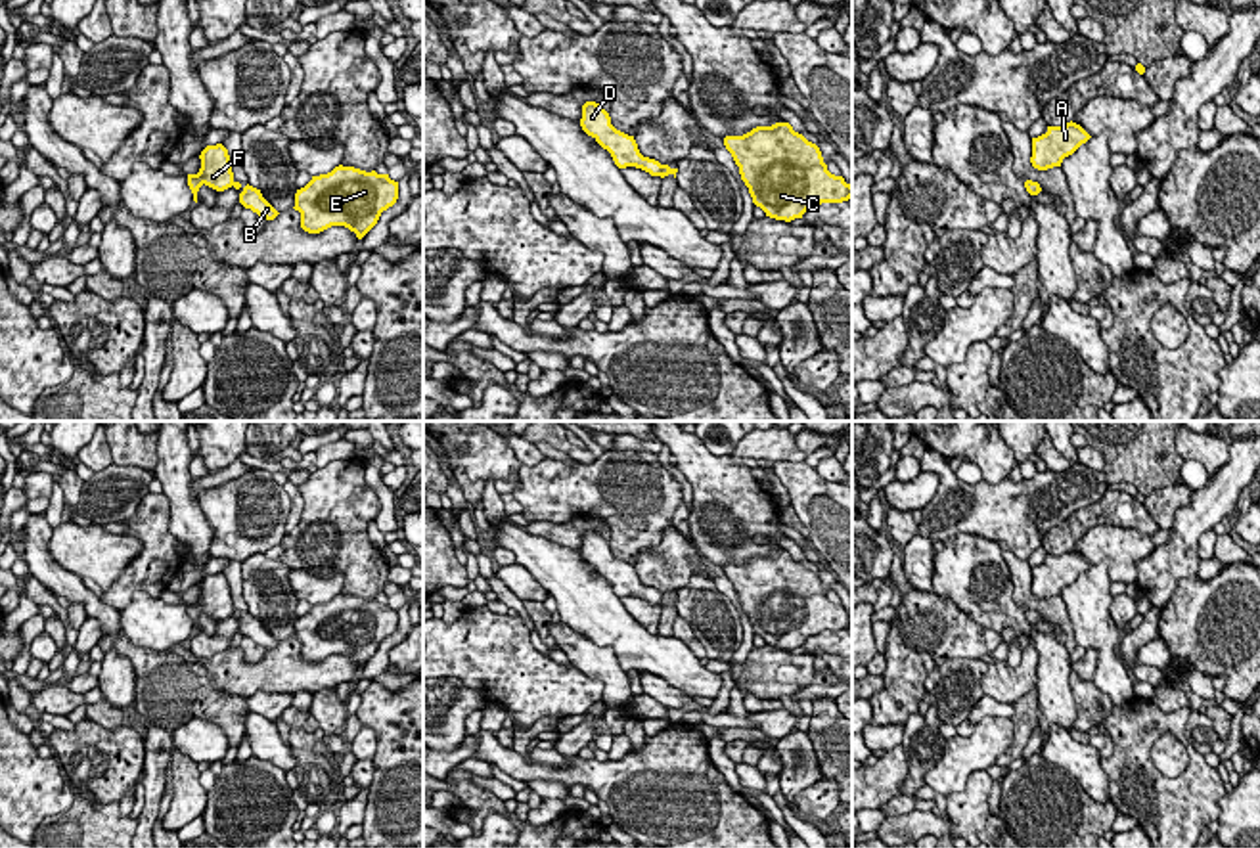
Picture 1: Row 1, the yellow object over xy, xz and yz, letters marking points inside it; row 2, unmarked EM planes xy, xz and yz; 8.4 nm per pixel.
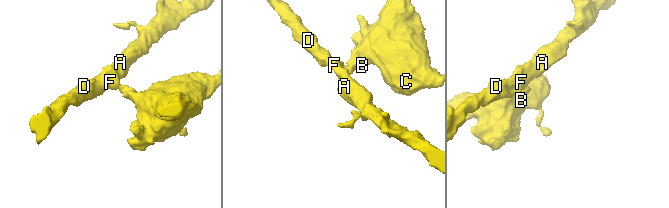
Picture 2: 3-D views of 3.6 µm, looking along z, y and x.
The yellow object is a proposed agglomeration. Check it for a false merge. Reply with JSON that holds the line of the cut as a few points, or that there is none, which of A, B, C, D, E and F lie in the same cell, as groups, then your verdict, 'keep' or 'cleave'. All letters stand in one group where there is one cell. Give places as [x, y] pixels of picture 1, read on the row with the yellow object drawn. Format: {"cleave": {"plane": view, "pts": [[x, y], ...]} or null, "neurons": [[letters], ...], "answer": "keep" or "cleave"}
{"cleave": {"plane": "xz", "pts": [[663, 165], [659, 175]]}, "neurons": [["A", "D", "F"], ["B", "C", "E"]], "answer": "cleave"}

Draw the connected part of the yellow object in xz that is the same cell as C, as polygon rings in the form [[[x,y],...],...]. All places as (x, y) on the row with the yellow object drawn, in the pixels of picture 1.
[[[789,123],[726,136],[724,145],[739,167],[753,203],[770,218],[791,222],[810,207],[852,197],[852,186],[831,174],[820,147]]]

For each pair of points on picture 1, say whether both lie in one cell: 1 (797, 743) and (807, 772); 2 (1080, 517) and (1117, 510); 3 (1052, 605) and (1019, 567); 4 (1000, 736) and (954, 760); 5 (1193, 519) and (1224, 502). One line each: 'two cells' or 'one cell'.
1: one cell
2: one cell
3: one cell
4: one cell
5: one cell

